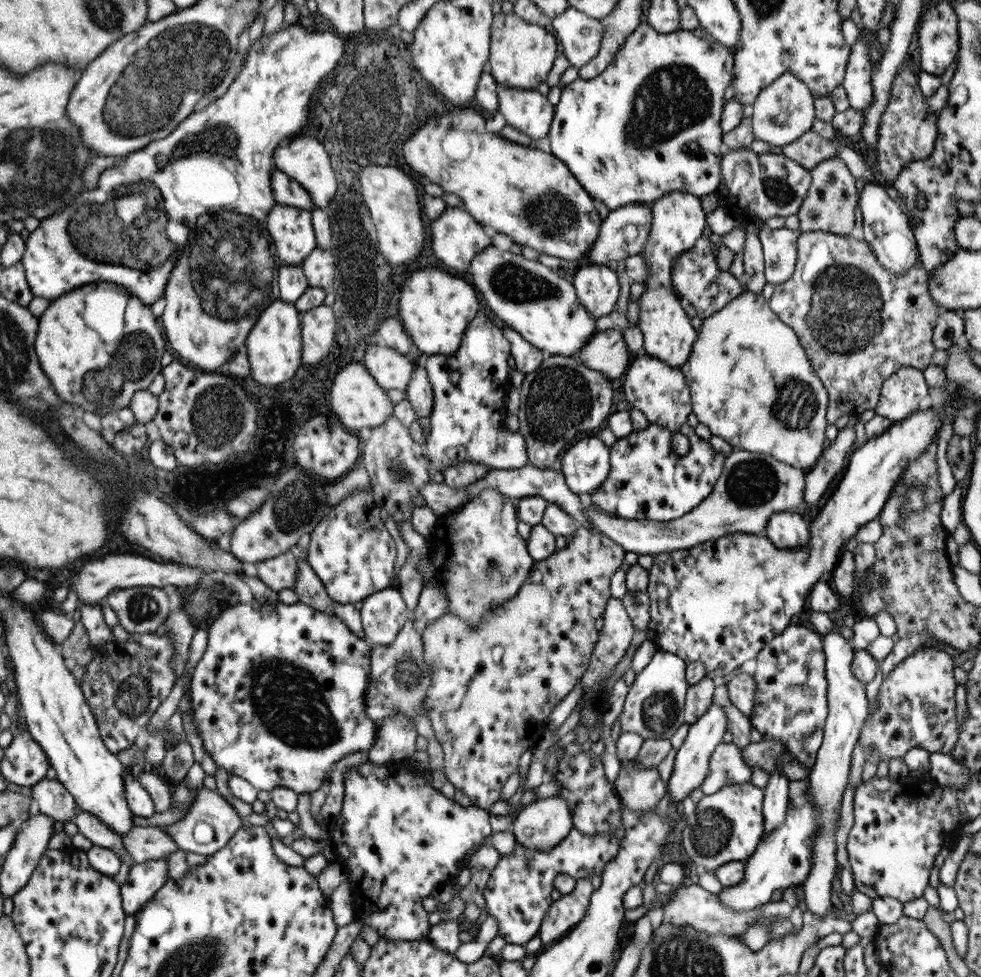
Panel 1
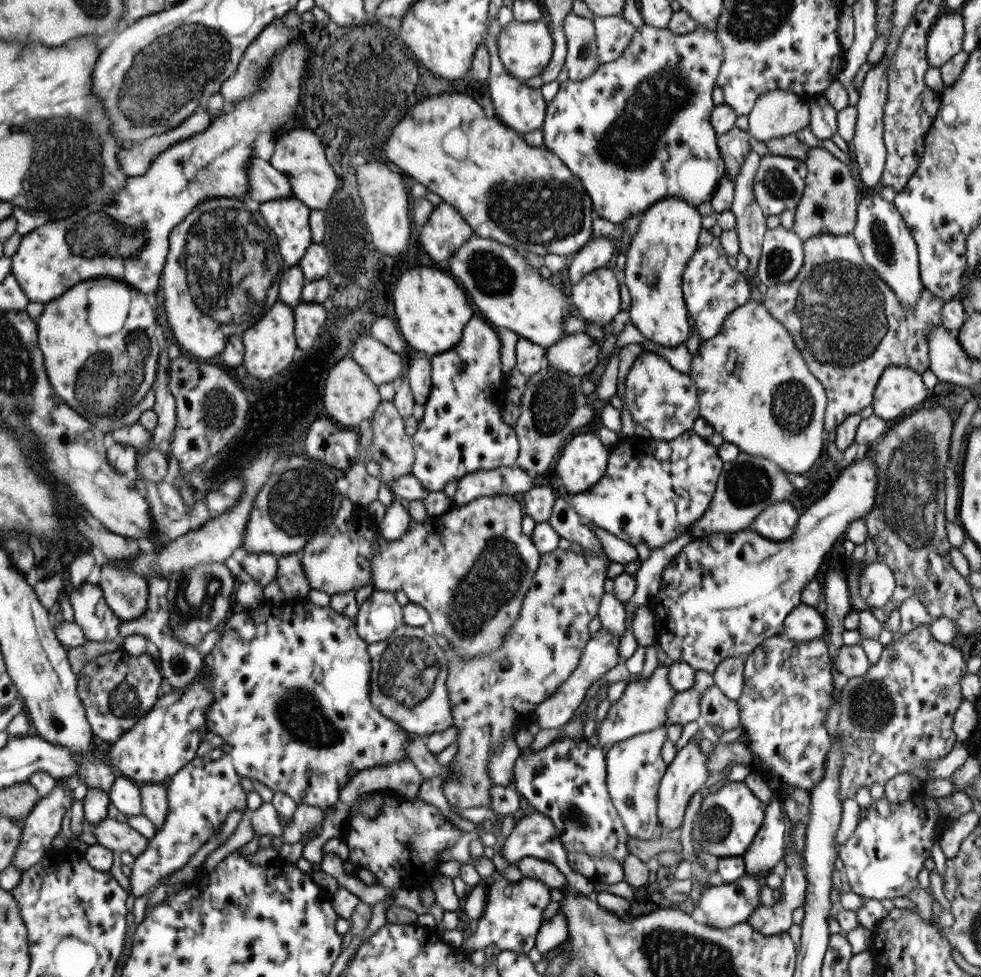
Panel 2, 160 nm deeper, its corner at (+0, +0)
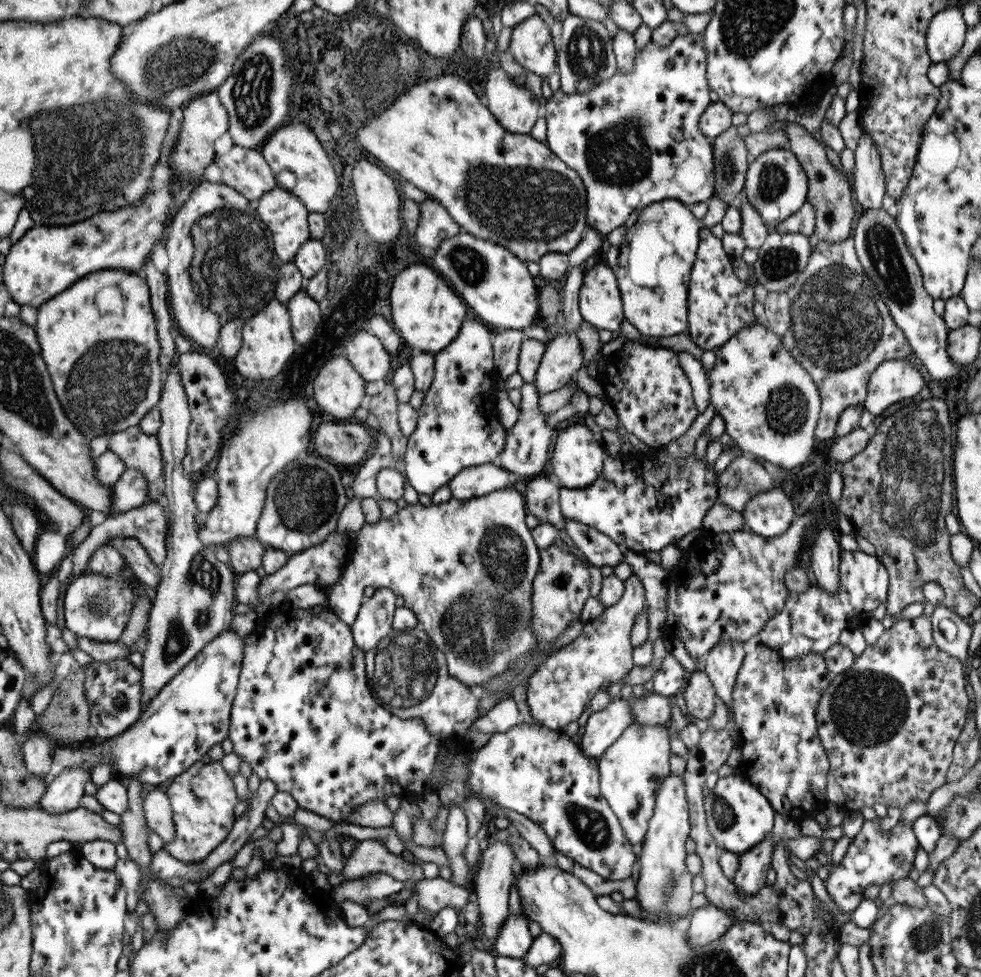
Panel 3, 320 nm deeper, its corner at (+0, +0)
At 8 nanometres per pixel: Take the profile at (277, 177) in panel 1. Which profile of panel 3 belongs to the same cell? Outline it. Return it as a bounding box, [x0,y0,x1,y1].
[212,146,277,203]

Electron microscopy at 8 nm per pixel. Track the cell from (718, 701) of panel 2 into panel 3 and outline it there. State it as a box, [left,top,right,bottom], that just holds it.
[683,670,714,720]

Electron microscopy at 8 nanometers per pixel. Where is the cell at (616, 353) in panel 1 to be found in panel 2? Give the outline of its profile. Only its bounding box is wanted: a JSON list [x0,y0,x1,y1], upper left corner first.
[545,333,600,376]

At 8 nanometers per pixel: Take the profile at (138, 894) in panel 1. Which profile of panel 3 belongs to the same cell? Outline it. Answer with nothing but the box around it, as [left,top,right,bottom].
[162,760,238,864]

